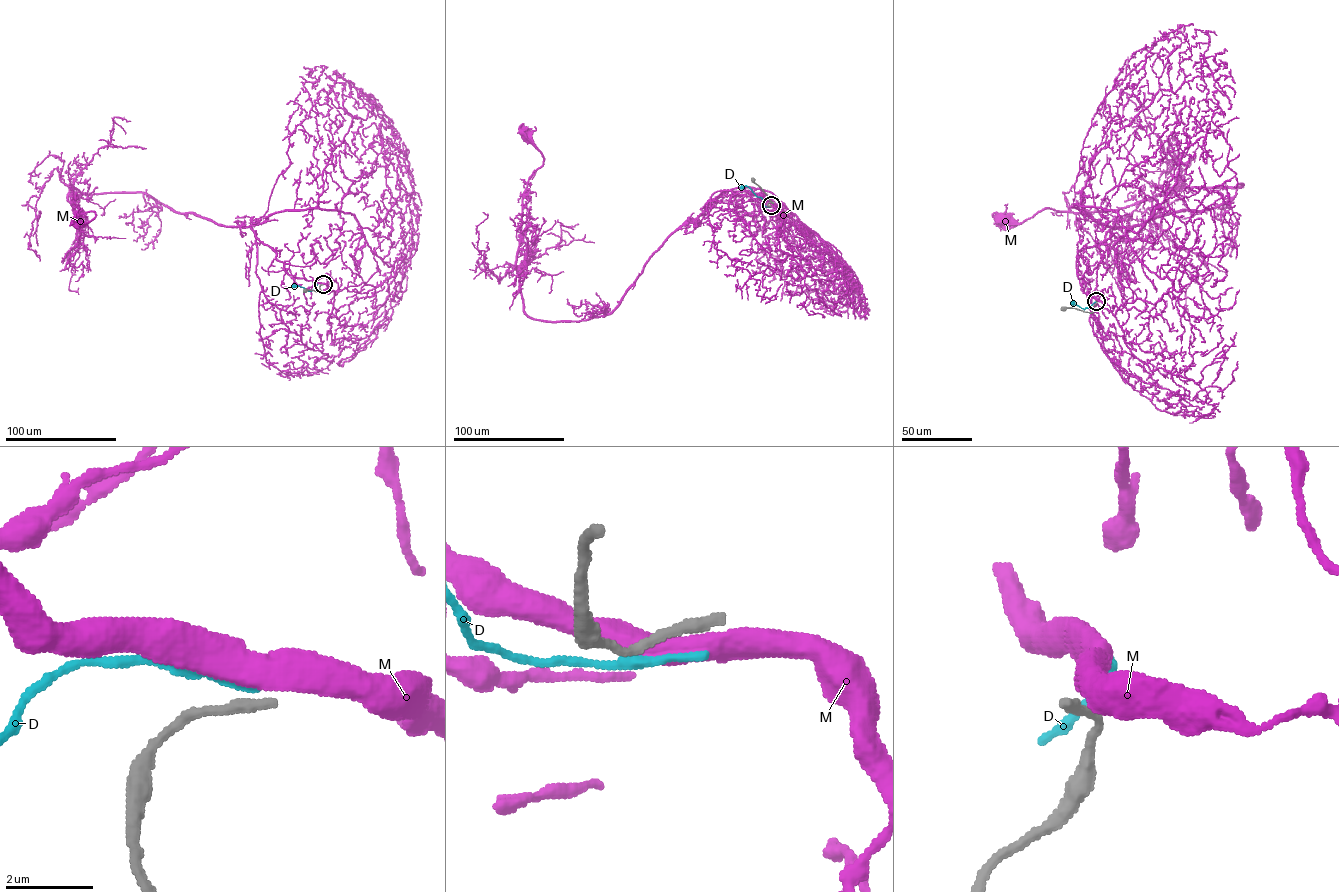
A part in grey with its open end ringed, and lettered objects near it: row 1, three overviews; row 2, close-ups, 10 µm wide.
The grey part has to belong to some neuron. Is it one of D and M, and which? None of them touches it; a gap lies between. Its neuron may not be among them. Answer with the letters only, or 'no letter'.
no letter

